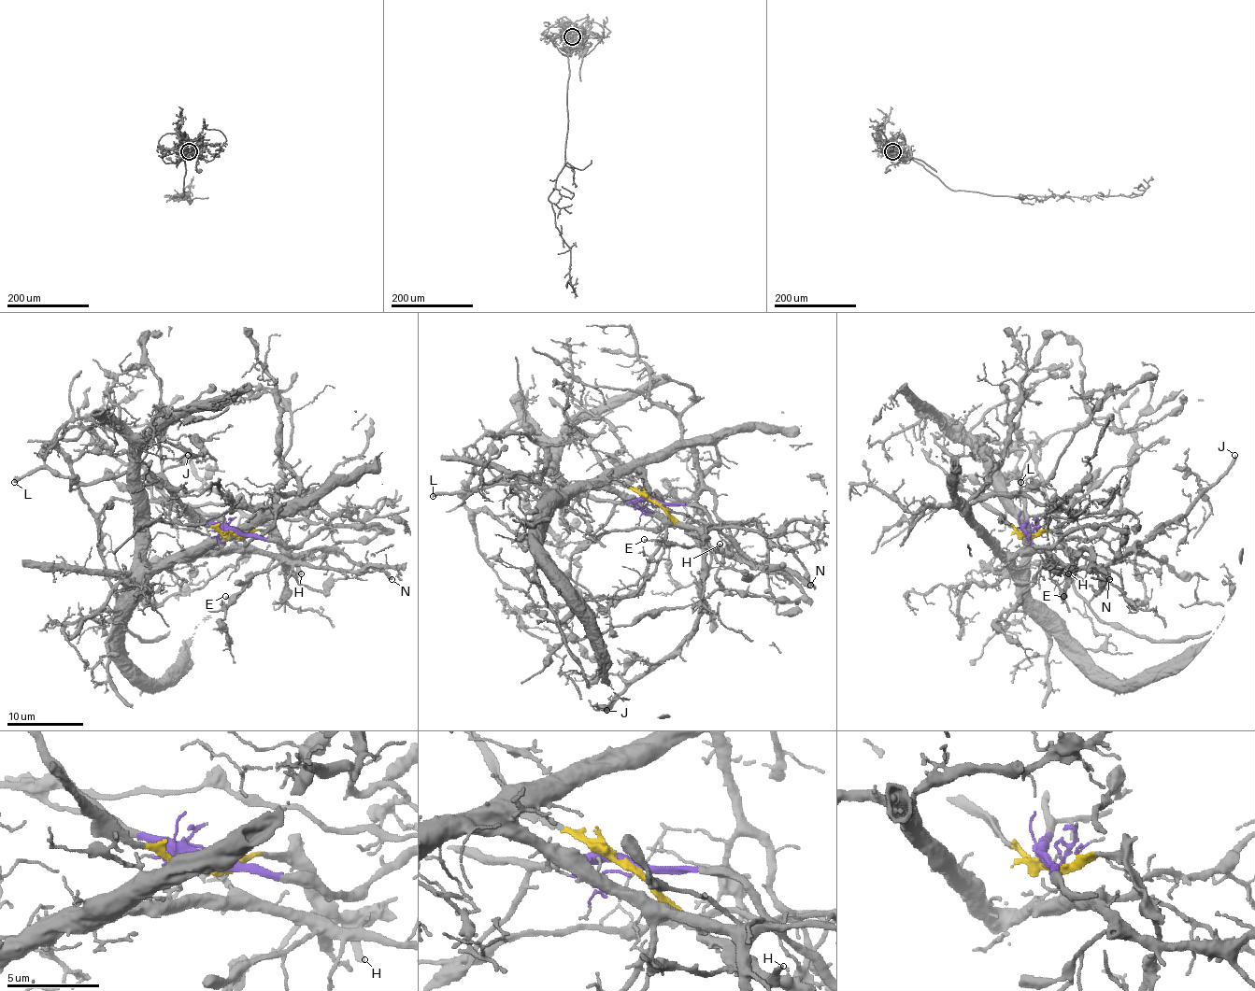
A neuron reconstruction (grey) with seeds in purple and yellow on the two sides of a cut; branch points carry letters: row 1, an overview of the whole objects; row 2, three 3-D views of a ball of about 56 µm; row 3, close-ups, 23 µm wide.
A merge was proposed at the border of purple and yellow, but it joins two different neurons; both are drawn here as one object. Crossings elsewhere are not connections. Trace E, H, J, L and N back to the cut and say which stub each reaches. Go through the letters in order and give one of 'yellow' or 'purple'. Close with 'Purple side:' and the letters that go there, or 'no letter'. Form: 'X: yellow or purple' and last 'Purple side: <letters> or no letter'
E: yellow
H: yellow
J: purple
L: purple
N: yellow
Purple side: J, L

